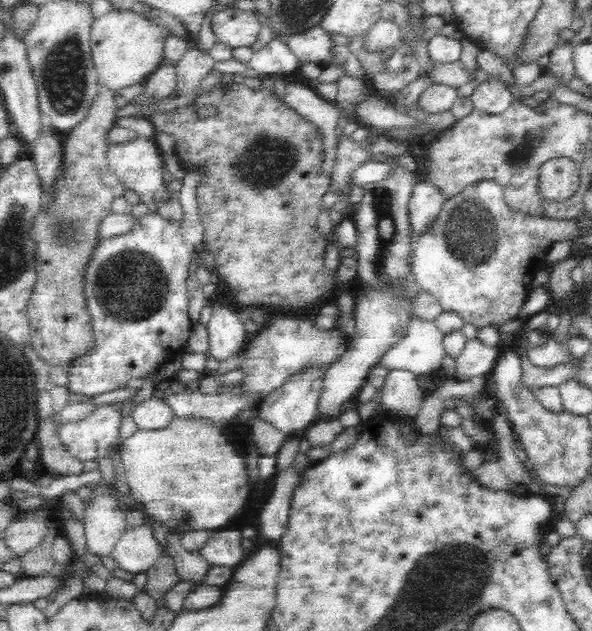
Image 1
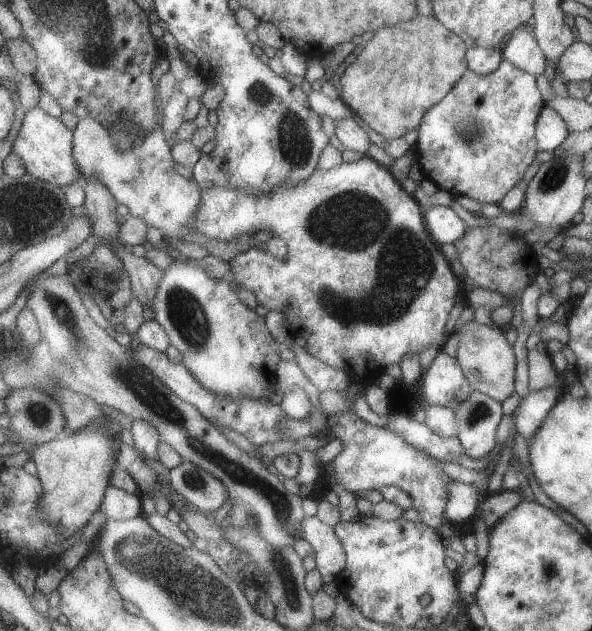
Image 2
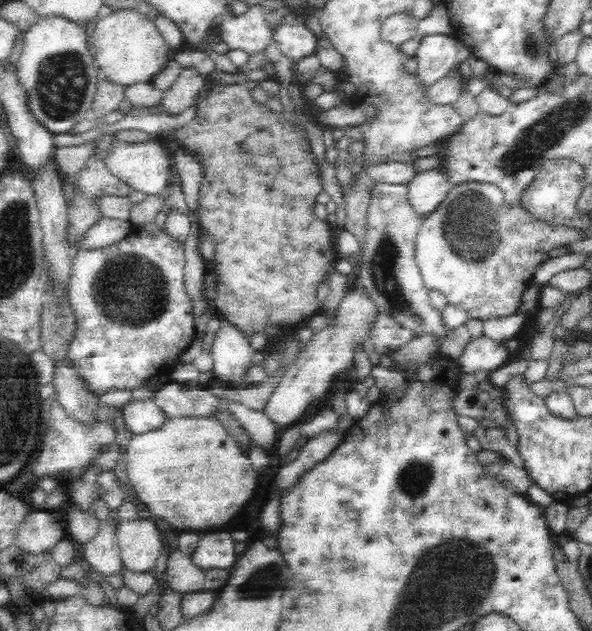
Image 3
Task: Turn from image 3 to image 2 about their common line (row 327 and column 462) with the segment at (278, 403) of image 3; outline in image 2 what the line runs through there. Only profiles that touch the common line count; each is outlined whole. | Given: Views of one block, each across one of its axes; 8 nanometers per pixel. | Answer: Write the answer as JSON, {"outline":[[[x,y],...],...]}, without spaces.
{"outline":[[[473,319],[462,326],[457,326],[454,333],[459,339],[456,359],[473,390],[500,402],[511,396],[514,392],[516,356],[510,342],[506,340],[505,328],[496,324],[478,324]]]}

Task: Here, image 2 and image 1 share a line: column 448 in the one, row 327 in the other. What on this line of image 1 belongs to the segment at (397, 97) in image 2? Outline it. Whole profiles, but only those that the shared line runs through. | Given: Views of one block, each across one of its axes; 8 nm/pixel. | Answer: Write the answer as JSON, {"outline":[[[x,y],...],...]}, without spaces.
{"outline":[[[112,89],[99,92],[86,118],[69,130],[63,143],[60,175],[52,192],[44,194],[43,210],[30,229],[30,239],[37,246],[37,280],[26,306],[30,342],[51,368],[70,368],[74,358],[94,352],[92,320],[84,299],[84,272],[100,244],[100,224],[111,213],[111,202],[125,190],[108,168],[107,134],[115,125],[116,94]]]}

